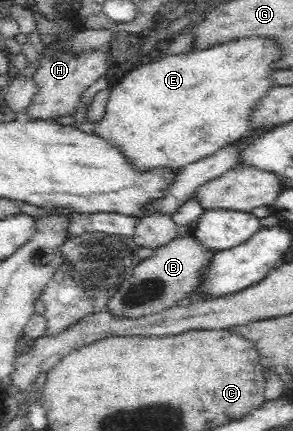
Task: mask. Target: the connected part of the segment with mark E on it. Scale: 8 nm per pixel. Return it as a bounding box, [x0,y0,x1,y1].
[92,38,277,175]

